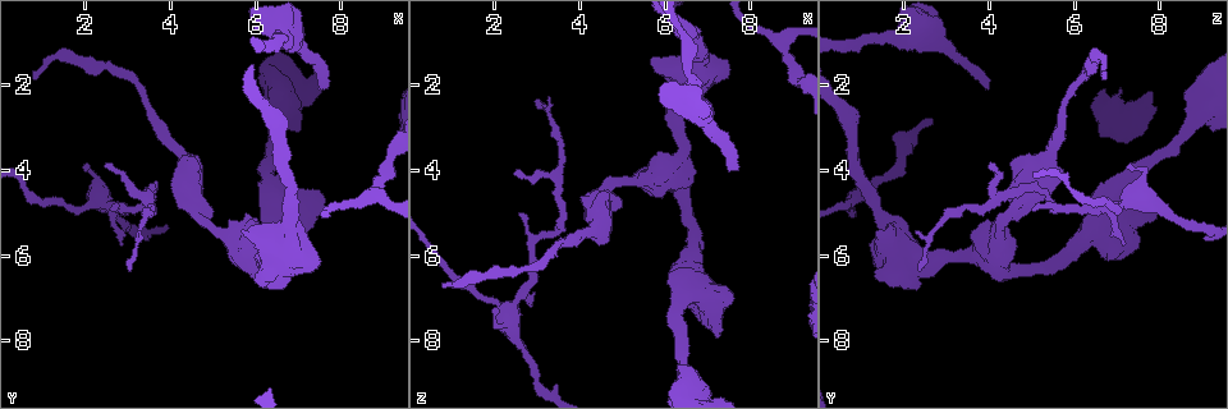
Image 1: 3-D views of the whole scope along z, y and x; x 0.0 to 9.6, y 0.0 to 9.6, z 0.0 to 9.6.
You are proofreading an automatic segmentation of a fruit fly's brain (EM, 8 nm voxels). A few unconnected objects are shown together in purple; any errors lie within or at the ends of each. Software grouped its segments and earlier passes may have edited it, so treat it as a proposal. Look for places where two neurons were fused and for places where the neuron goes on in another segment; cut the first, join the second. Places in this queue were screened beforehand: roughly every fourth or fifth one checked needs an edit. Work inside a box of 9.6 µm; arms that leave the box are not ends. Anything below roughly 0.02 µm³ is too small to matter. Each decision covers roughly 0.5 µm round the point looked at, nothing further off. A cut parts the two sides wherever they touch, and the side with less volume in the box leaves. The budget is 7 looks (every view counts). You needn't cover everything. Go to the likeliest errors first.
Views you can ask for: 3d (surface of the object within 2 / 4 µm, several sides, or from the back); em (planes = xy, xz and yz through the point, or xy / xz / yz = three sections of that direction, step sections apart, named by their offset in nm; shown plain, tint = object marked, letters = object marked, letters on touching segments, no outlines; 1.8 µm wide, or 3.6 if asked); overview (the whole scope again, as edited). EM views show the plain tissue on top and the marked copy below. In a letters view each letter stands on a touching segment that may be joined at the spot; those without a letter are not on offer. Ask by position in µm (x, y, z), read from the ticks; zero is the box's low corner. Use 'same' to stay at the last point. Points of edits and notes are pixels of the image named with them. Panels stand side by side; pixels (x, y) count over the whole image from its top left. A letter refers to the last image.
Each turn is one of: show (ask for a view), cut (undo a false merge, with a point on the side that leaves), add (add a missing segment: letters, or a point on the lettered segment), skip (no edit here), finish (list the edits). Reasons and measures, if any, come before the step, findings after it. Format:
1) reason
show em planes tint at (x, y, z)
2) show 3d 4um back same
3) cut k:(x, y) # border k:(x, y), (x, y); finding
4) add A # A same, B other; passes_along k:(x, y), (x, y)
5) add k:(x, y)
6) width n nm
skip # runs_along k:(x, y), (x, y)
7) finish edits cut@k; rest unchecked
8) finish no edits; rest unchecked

show 3d 4um at (7.50, 2.10, 4.00)

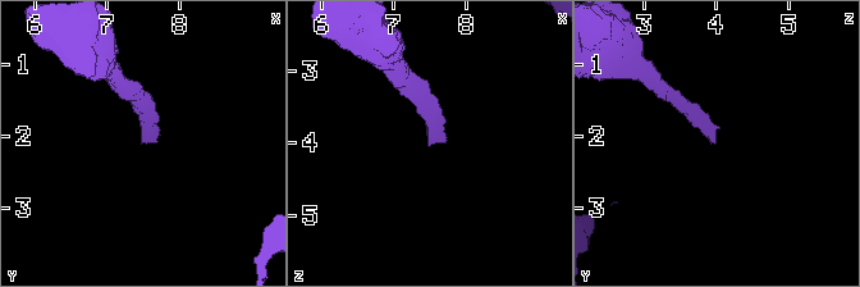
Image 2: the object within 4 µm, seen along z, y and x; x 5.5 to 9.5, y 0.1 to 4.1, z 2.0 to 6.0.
now the EM
show em xy step 4 tint at (7.50, 2.05, 4.00)

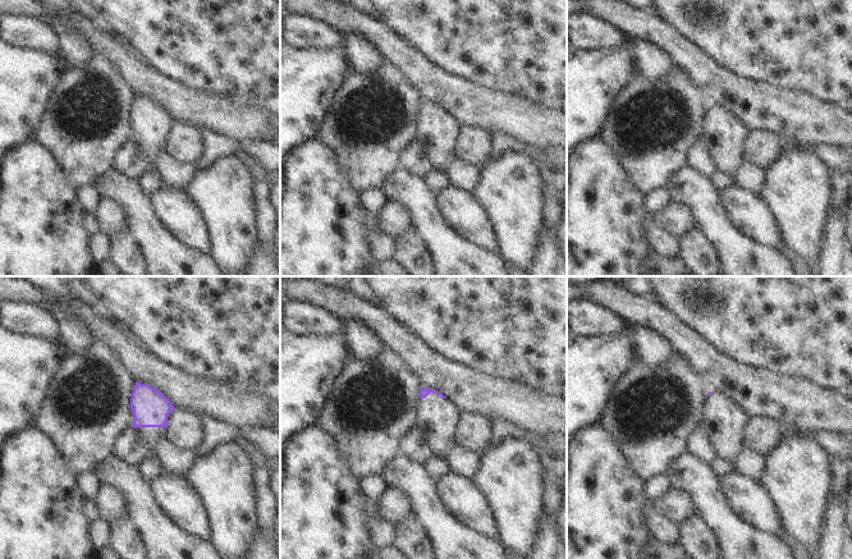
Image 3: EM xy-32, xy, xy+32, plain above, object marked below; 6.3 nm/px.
show em planes letters same

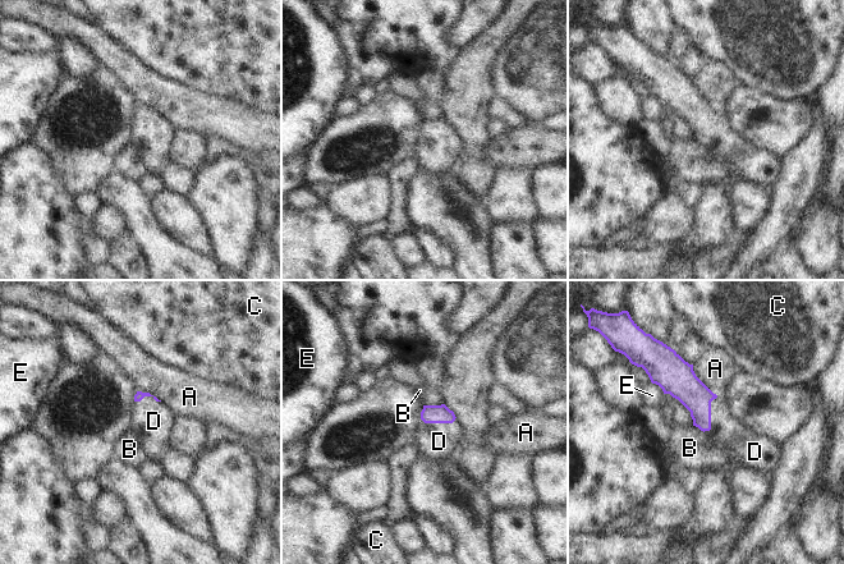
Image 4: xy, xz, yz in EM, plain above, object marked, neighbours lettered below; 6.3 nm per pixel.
add D # A other, B other, C other, D same, E other; passes_along 4:(684, 385), (710, 416), (725, 429); it goes on there

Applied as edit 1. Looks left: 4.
see it whole again
show overview

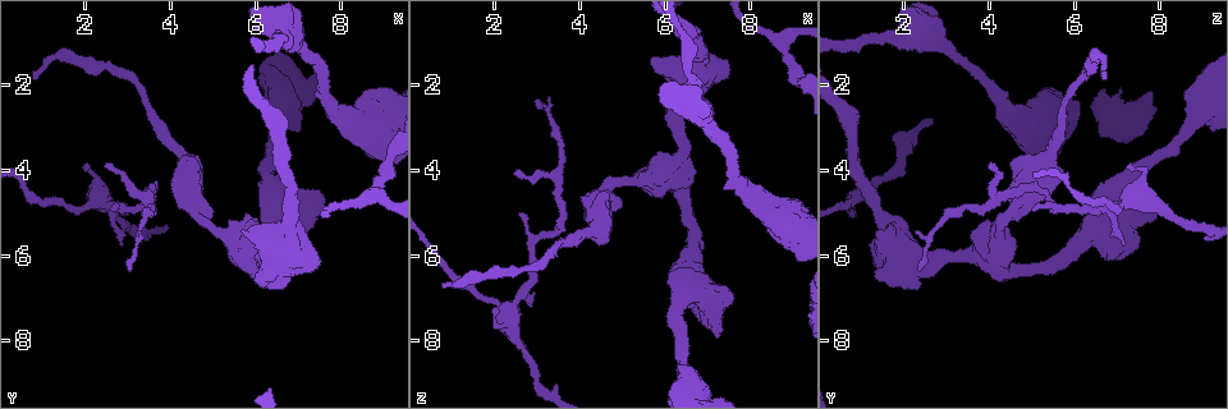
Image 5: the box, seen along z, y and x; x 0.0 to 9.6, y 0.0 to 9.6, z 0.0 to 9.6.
tapers out
show em xz step 16 letters at (2.50, 3.90, 4.05)

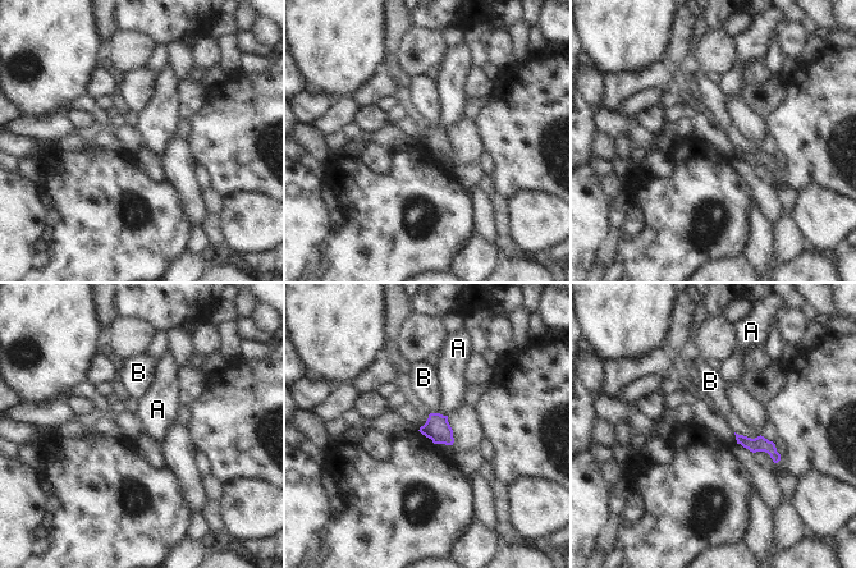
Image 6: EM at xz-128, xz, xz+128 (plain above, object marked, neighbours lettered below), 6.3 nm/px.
width 160 nm; longest_contact B 170 nm
skip # A other, B other; no lettered segment goes on from it

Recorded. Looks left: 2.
thin end
show em planes letters at (2.80, 5.70, 7.15)

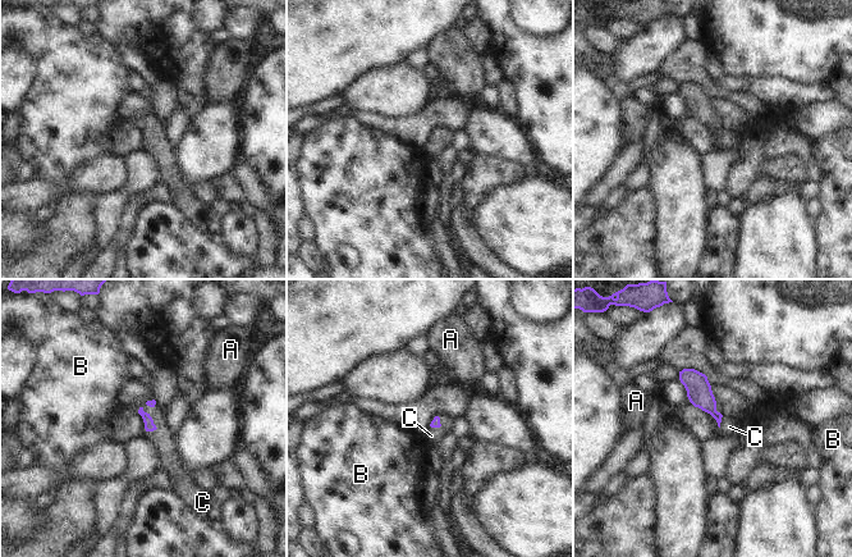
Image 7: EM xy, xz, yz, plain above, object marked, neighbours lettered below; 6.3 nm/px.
longest_contact C 180 nm
add C # A other, B other, C same; it goes on there

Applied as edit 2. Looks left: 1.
finish edits add@4, add@7; rest unchecked

